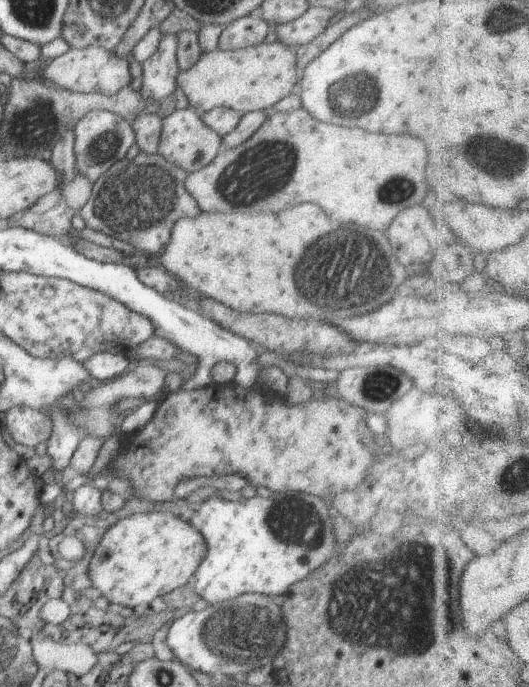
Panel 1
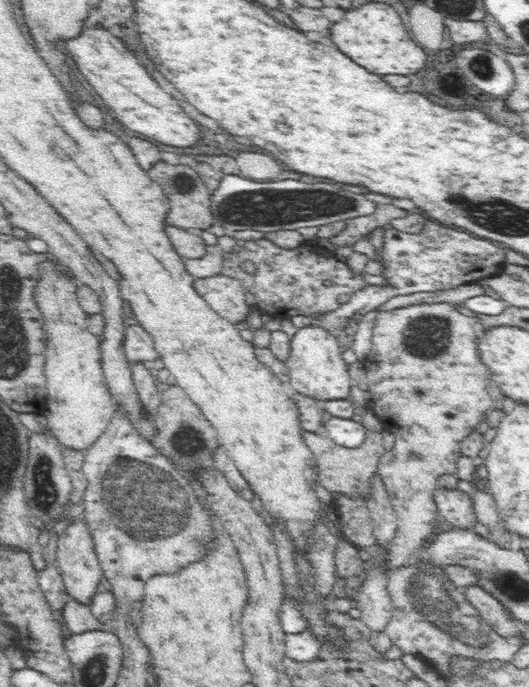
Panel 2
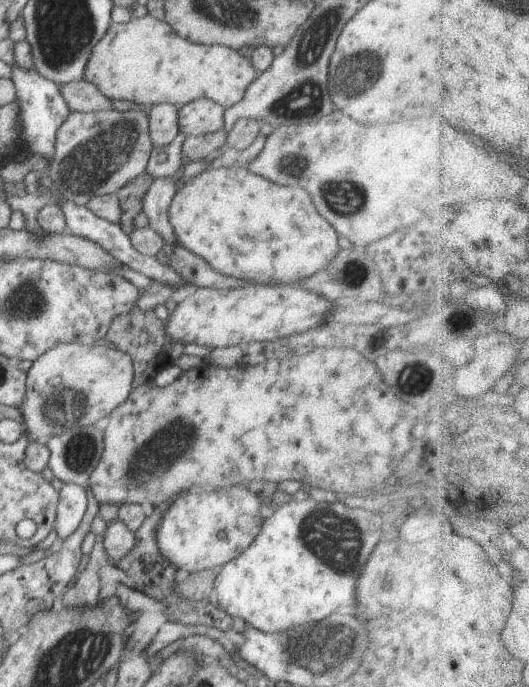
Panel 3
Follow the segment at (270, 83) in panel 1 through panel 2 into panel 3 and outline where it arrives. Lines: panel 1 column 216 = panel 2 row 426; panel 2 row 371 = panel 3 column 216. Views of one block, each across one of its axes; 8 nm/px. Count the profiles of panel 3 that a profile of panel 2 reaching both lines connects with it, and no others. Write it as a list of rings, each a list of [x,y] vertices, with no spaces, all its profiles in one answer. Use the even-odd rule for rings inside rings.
[[[148,14],[142,18],[131,18],[126,24],[112,23],[106,35],[94,46],[85,69],[85,81],[93,83],[102,95],[114,100],[127,100],[135,104],[172,104],[178,110],[190,101],[208,98],[225,109],[236,105],[248,86],[257,78],[250,58],[238,54],[232,47],[202,45],[180,37],[165,20]]]

